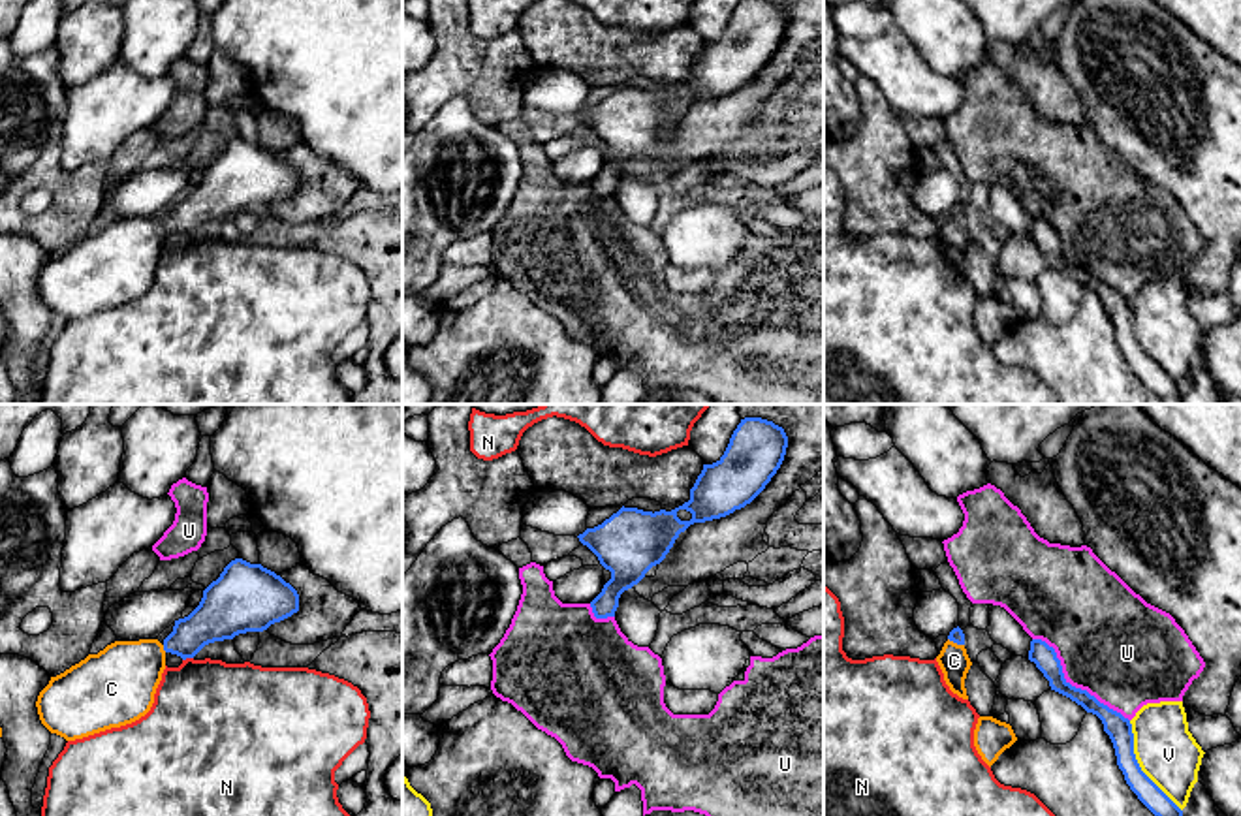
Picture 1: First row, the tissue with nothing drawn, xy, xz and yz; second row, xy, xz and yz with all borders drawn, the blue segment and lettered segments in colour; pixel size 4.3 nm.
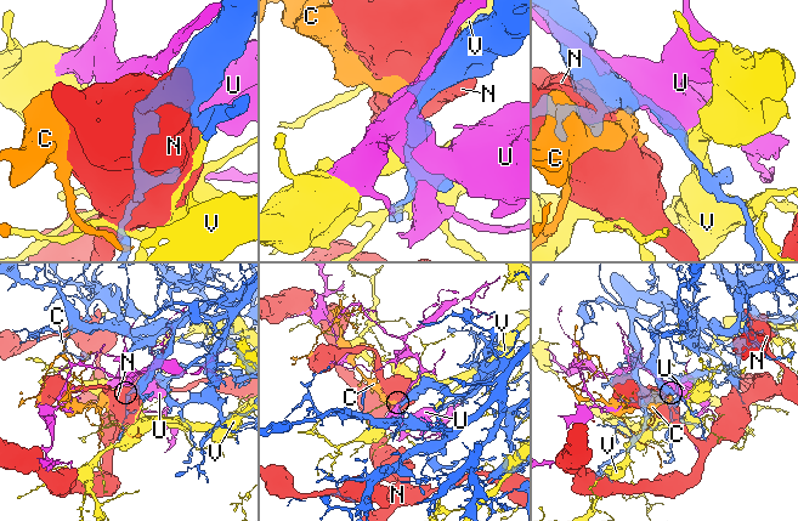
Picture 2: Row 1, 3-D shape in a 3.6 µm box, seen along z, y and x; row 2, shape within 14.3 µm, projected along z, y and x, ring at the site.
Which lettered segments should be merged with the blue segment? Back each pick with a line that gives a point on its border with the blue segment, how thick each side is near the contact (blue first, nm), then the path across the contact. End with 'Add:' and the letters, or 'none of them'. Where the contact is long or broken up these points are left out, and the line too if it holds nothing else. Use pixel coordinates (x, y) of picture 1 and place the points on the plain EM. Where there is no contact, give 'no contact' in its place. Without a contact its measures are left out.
C: yz (956, 220) | 60/130 nm | across yz (956, 213), (956, 220), (954, 239)
Add: C

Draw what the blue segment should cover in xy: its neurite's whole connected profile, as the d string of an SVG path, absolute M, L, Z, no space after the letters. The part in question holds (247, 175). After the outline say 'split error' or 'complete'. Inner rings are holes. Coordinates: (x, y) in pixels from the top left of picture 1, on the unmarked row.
M235 137L162 222L115 220L51 256L36 280L39 299L66 320L132 303L150 290L167 231L194 237L209 222L263 211L297 190L299 173L290 162Z; split error

